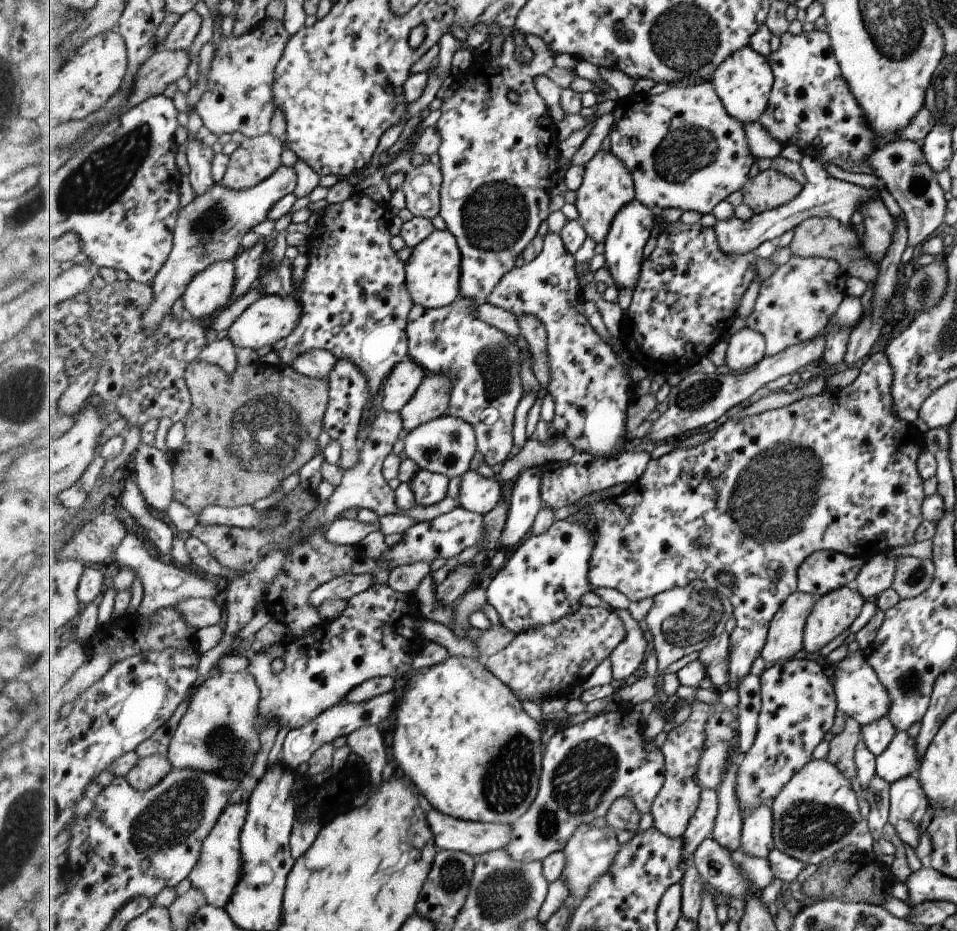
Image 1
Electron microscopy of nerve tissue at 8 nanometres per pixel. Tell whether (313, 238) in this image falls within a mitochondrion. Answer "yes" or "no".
no

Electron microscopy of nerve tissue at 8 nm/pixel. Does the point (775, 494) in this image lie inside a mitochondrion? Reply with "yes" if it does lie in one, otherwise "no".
yes

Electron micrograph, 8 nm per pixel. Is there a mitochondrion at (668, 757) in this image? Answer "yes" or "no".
no

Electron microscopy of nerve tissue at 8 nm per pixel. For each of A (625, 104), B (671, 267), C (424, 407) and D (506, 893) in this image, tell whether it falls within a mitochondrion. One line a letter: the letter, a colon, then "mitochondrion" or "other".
A: other
B: other
C: other
D: mitochondrion

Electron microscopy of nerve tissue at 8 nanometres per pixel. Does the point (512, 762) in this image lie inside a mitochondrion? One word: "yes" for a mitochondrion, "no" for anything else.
yes

